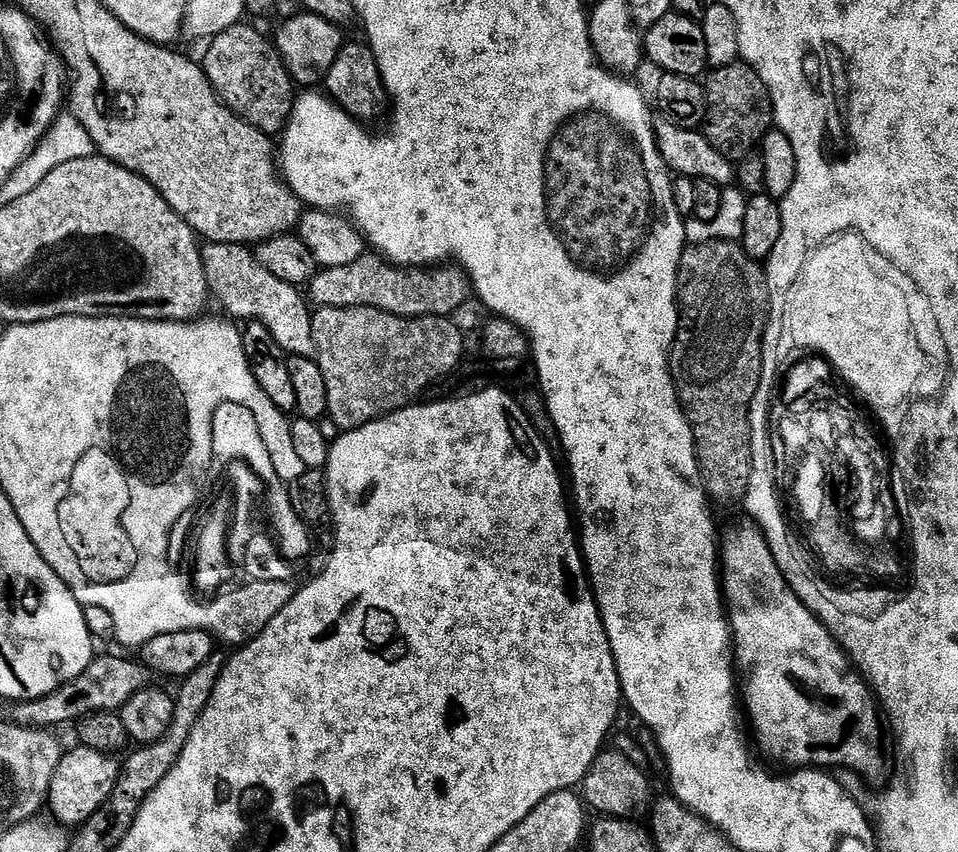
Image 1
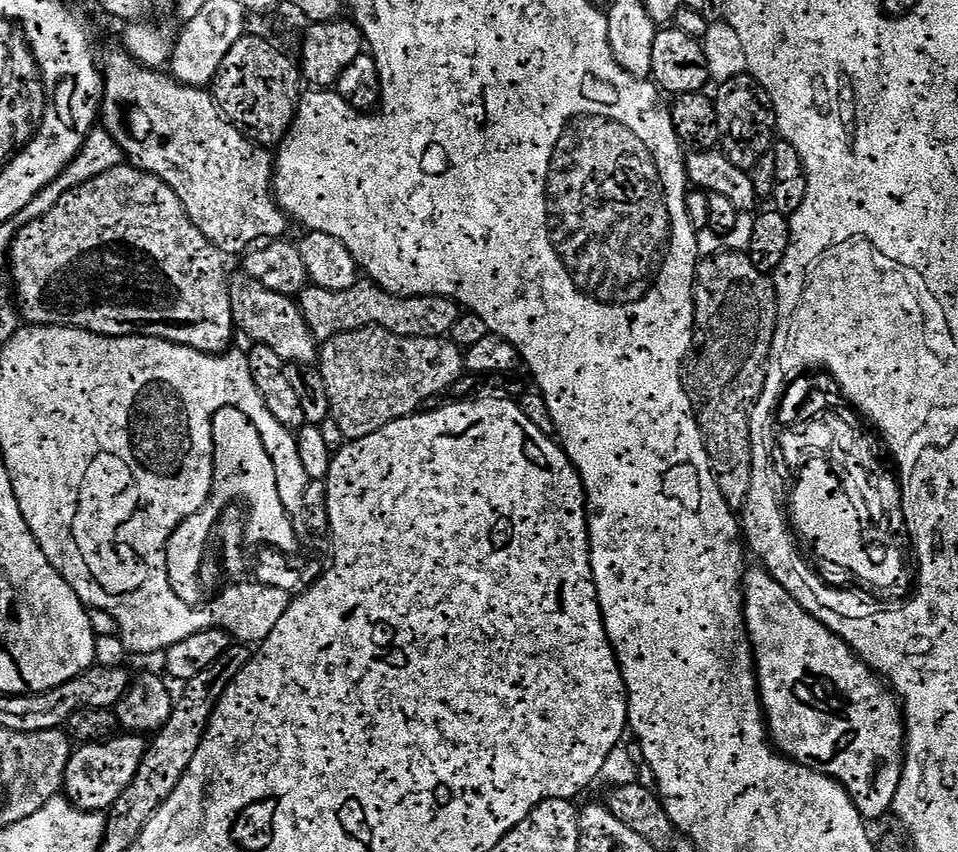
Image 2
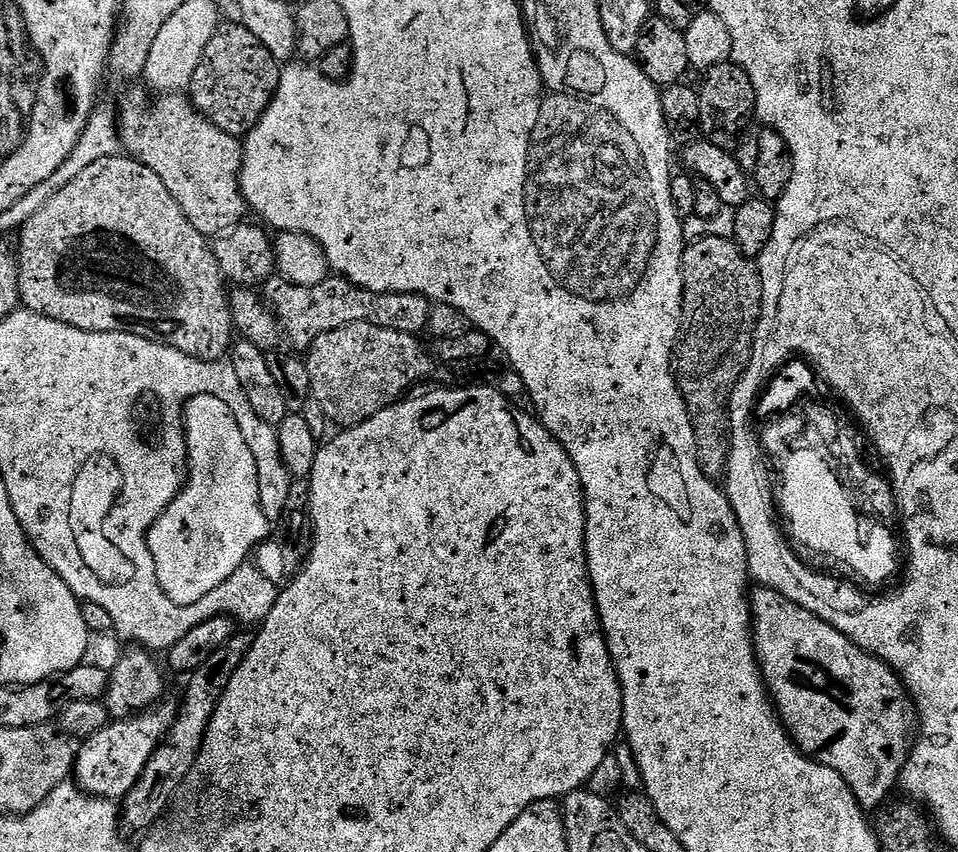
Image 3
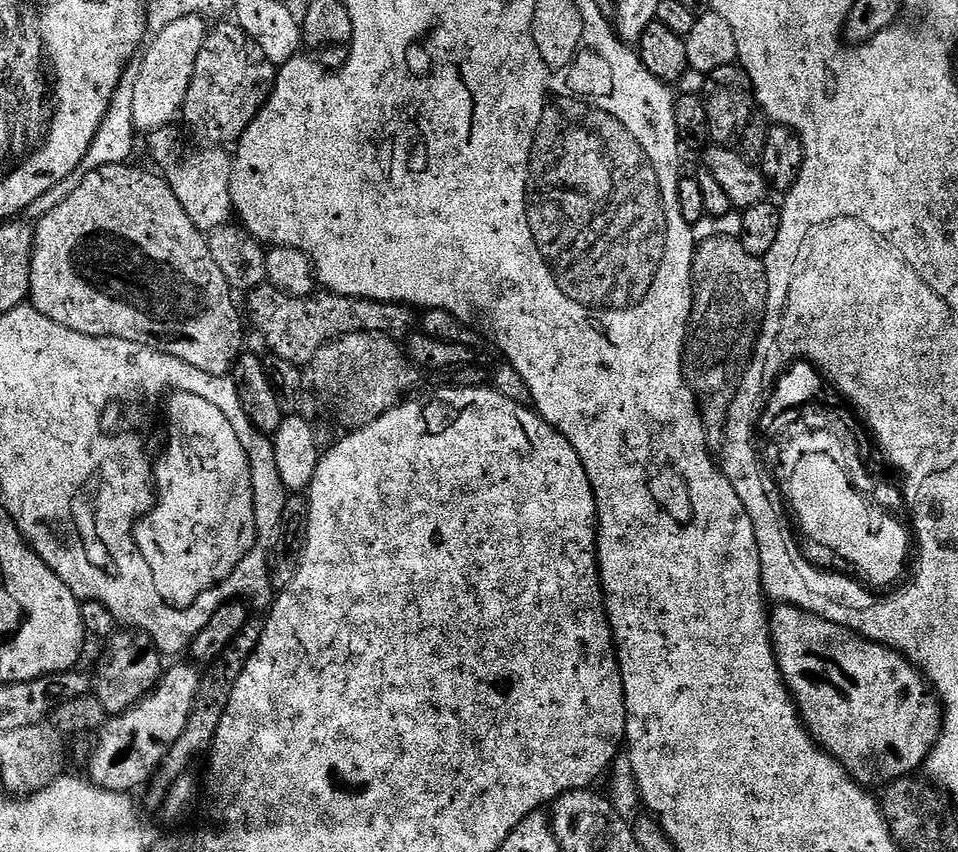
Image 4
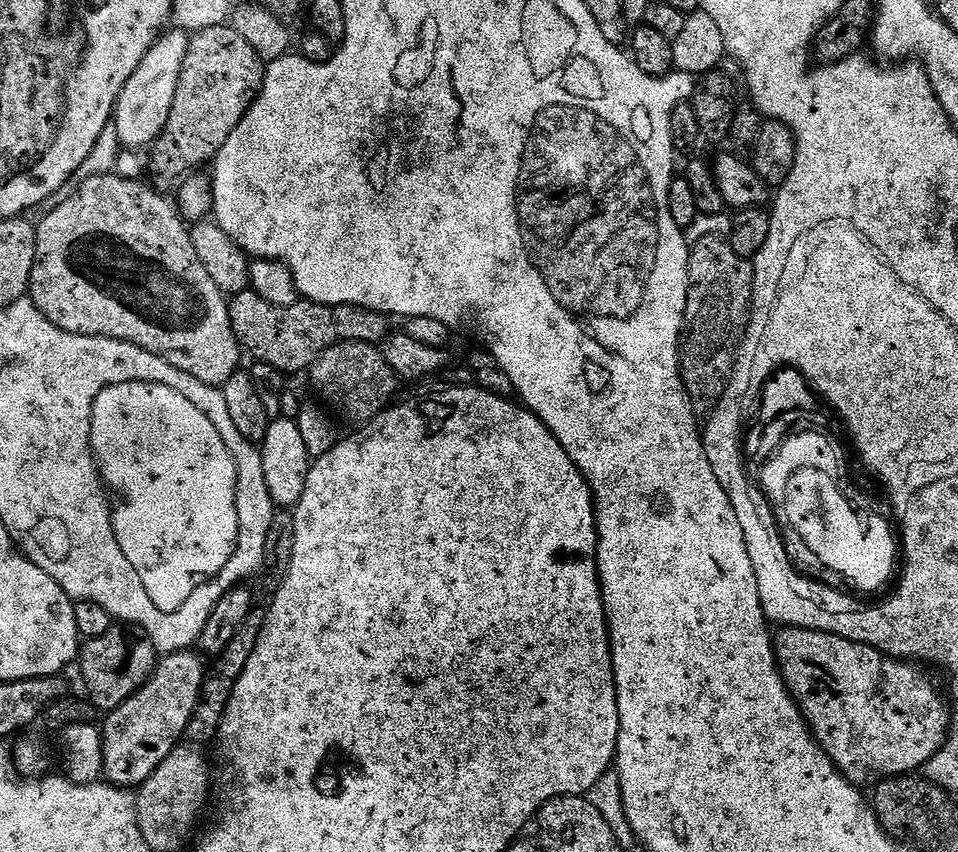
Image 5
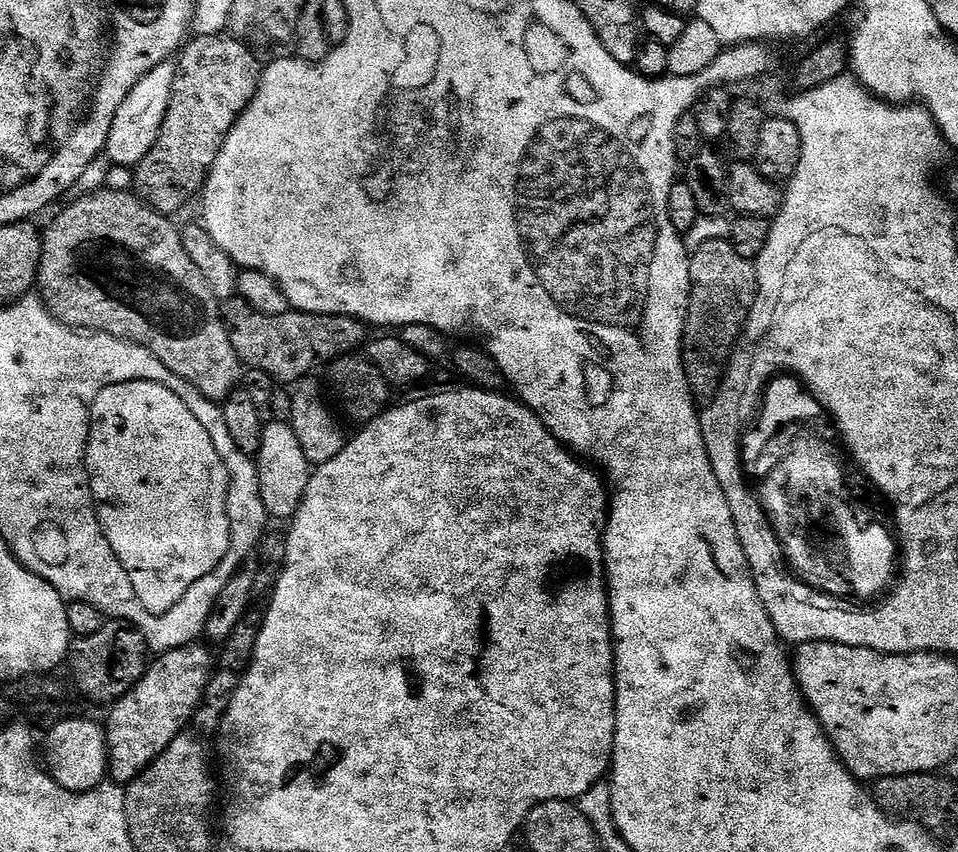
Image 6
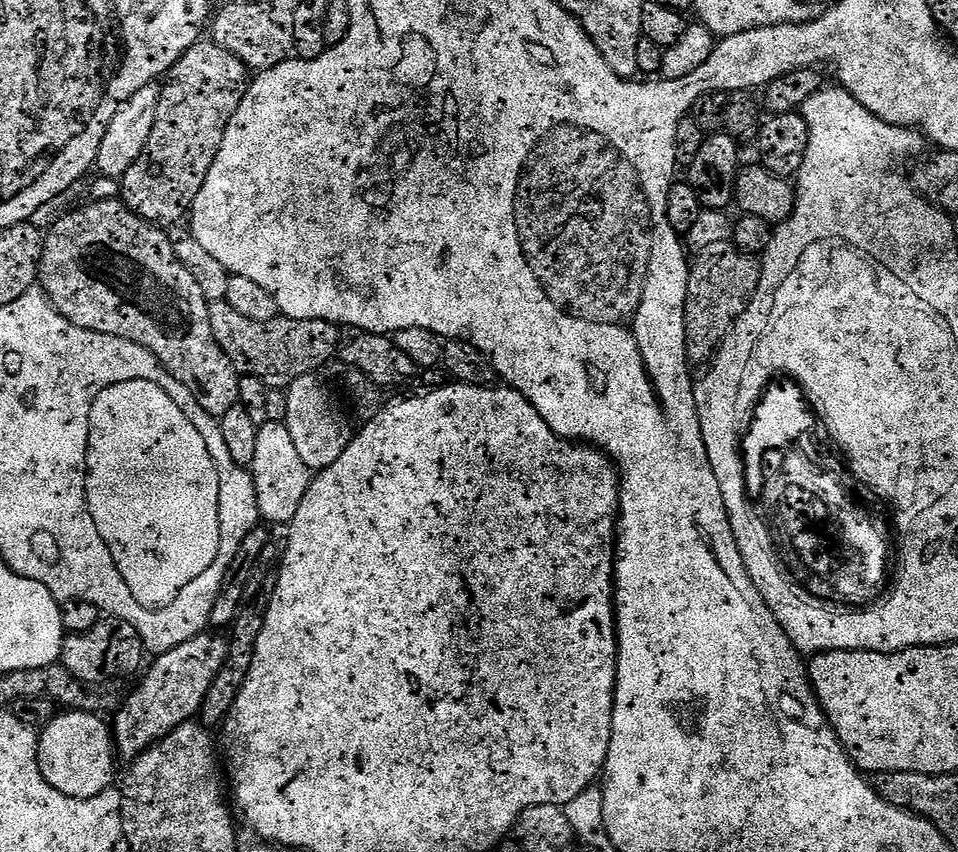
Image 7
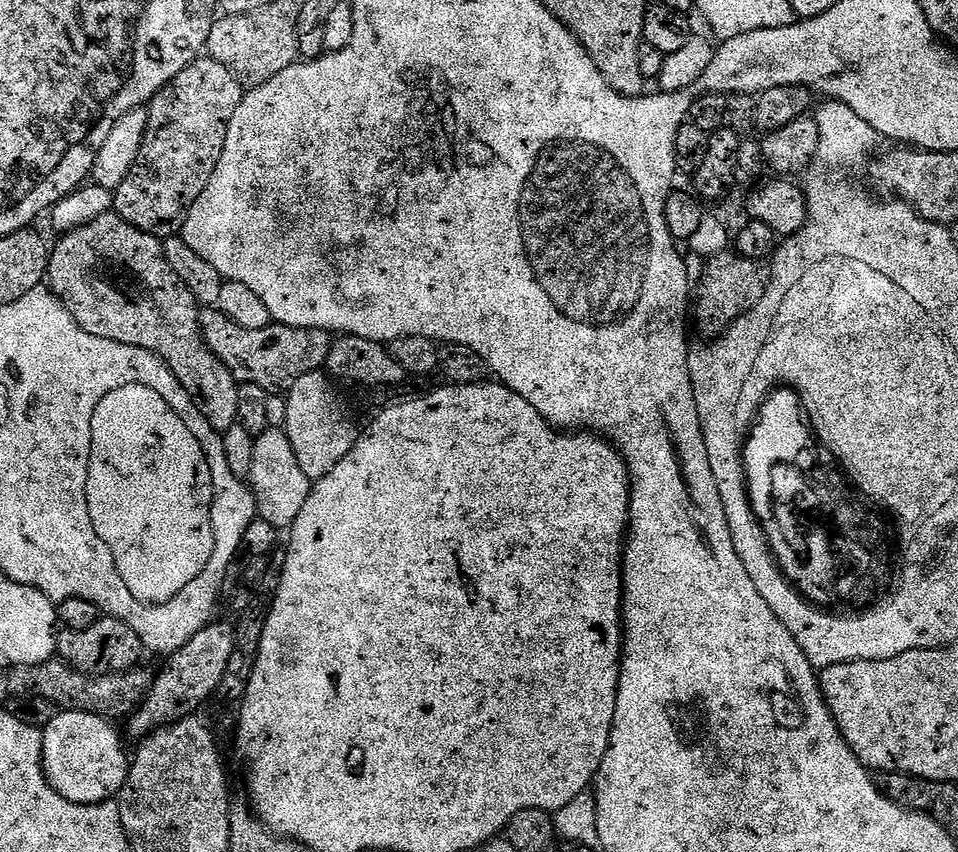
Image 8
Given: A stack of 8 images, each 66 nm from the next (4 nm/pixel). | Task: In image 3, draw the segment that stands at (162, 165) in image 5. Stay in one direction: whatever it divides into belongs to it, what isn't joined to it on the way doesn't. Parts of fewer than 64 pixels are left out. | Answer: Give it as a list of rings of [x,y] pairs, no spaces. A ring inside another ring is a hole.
[[[243,26],[225,27],[206,46],[204,57],[192,78],[190,99],[201,114],[226,134],[243,138],[252,131],[270,106],[280,85],[282,64]]]

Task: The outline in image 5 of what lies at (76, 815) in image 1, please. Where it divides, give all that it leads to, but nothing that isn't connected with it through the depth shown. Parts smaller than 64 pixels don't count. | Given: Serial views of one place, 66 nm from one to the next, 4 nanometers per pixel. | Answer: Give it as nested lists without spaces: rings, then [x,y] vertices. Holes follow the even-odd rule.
[[[191,651],[165,655],[157,663],[149,680],[129,700],[122,702],[122,706],[118,706],[103,717],[104,771],[102,776],[107,783],[125,790],[139,789],[141,784],[148,781],[150,774],[154,774],[154,770],[158,770],[158,766],[162,766],[164,759],[185,739],[188,723],[198,706],[200,691],[206,679],[206,664],[203,662],[205,663],[199,655]]]

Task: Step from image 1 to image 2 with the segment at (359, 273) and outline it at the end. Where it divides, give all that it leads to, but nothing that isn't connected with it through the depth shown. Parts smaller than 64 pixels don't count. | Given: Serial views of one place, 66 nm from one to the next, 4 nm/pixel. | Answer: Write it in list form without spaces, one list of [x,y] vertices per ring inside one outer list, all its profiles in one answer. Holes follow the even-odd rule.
[[[360,278],[353,288],[344,288],[341,292],[334,292],[338,290],[329,290],[324,286],[308,286],[301,296],[298,296],[298,305],[303,313],[305,321],[312,322],[312,319],[324,320],[327,316],[336,316],[339,312],[361,312],[364,316],[369,316],[369,321],[383,325],[384,328],[395,328],[397,330],[407,329],[407,324],[420,324],[432,312],[433,297],[428,294],[401,294],[396,290],[389,290],[381,288],[375,281]]]

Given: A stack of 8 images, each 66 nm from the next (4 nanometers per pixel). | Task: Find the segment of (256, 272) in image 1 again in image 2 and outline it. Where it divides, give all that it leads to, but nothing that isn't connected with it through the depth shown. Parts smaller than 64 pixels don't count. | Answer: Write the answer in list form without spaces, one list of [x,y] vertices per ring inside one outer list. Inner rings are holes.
[[[238,274],[226,284],[226,293],[232,311],[232,323],[240,328],[250,340],[265,344],[285,362],[312,362],[318,356],[317,341],[312,341],[312,332],[295,299],[283,296],[283,291],[267,288],[262,282],[245,274]]]

